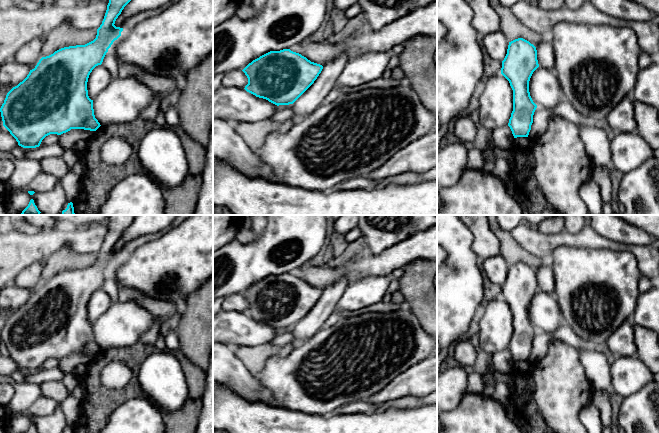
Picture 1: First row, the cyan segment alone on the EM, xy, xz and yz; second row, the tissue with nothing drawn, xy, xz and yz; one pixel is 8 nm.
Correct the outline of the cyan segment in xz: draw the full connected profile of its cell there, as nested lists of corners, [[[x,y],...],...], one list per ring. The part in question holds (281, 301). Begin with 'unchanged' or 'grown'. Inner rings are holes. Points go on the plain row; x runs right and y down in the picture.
grown; [[[290,273],[270,275],[253,284],[242,294],[248,302],[248,308],[244,313],[277,330],[290,328],[294,336],[293,343],[298,345],[325,327],[326,320],[335,311],[348,285],[348,281],[342,278],[322,290]]]

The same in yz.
grown; [[[523,262],[509,266],[501,298],[509,305],[513,314],[513,335],[508,350],[514,362],[528,361],[538,330],[552,335],[559,327],[565,326],[556,298],[538,288],[536,271]]]

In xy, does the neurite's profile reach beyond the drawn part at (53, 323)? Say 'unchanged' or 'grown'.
grown

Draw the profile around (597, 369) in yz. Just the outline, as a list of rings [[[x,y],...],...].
[[[589,345],[585,350],[577,350],[591,387],[594,390],[610,389],[611,365],[599,348]]]

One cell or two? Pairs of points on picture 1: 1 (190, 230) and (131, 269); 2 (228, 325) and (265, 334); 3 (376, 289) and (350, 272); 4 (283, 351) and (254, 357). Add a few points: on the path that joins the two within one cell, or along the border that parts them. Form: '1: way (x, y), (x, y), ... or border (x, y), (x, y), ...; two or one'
1: way (175, 245), (151, 269), (146, 269); one
2: way (237, 329), (256, 333); one
3: border (383, 274), (363, 277), (349, 284); two
4: way (276, 351), (264, 351), (261, 353); one

